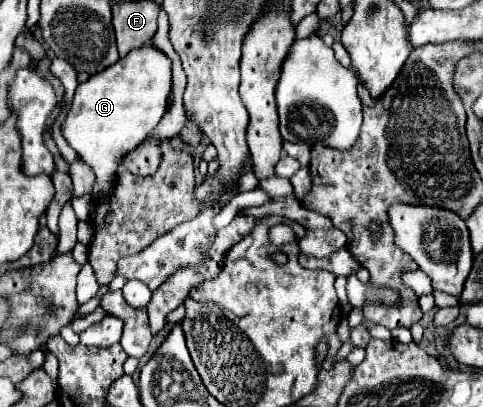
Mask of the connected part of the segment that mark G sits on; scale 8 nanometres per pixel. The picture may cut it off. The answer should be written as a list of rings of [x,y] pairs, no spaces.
[[[153,45],[131,49],[127,57],[119,59],[103,73],[91,75],[85,83],[79,83],[73,97],[73,107],[63,123],[63,137],[95,171],[97,179],[93,197],[101,197],[101,193],[111,189],[121,155],[143,143],[151,129],[159,123],[167,109],[169,93],[171,59]]]

